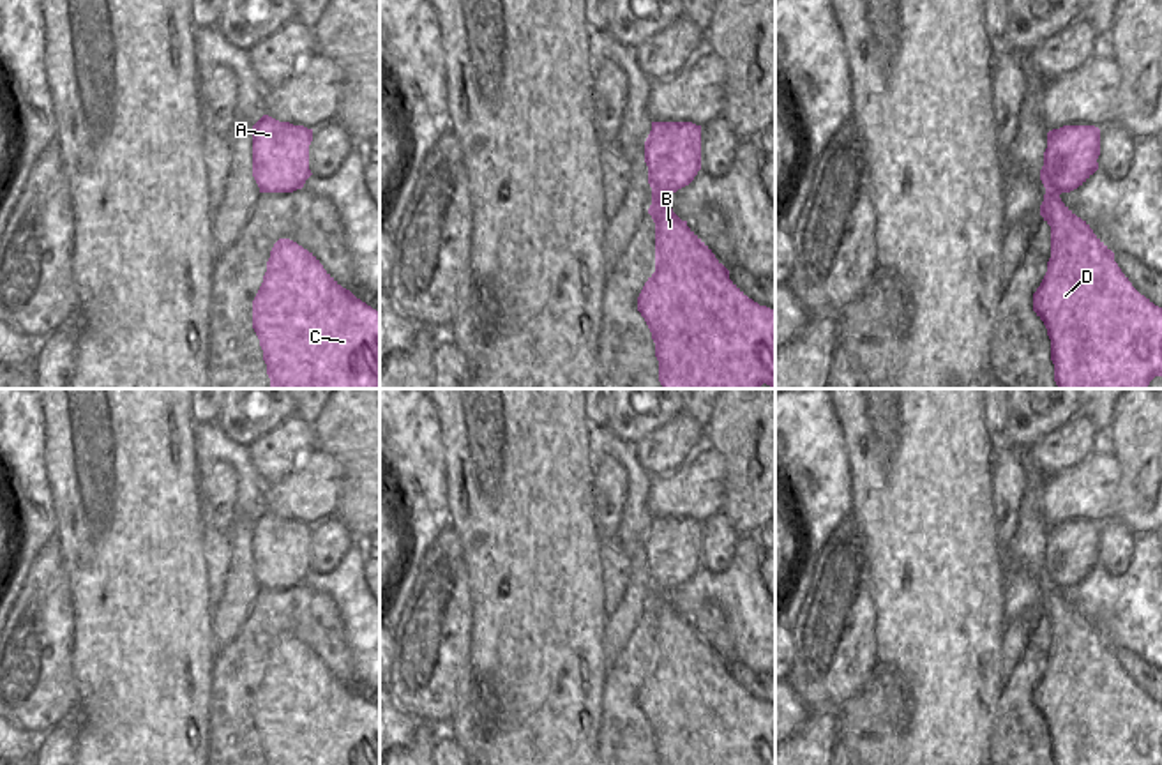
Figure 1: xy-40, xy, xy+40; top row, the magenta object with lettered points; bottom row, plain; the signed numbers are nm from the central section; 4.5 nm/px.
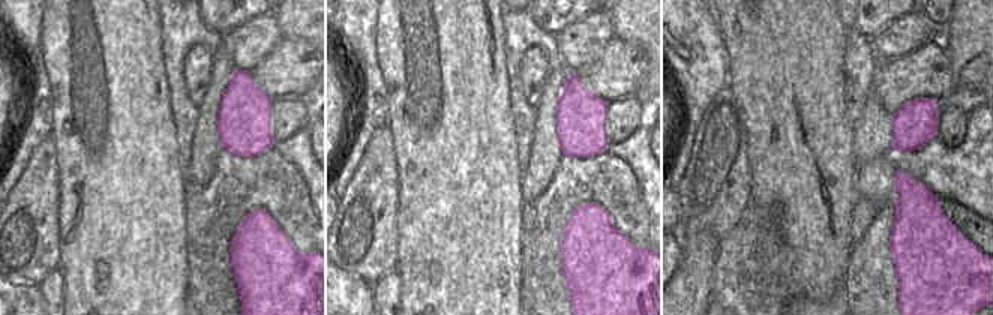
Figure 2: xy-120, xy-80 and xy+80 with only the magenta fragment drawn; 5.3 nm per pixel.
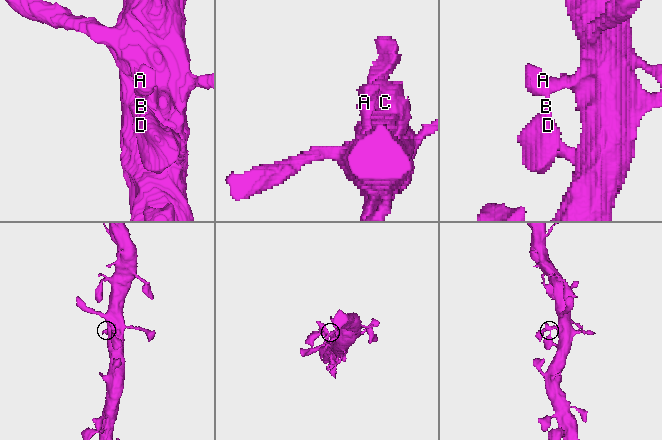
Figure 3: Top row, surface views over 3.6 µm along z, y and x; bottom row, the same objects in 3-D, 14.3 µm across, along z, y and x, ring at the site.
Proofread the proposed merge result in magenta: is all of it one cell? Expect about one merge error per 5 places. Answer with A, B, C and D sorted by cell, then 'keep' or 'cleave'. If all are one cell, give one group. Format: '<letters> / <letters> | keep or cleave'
A B C D | keep

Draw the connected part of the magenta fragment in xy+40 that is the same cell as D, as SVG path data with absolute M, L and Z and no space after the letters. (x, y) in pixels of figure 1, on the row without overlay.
M1063 521L1047 528L1040 611L1051 622L1051 654L1033 689L1033 707L1047 724L1054 765L1162 765L1162 703L1132 682L1114 648L1060 594L1098 565L1098 551L1100 525L1095 521Z

